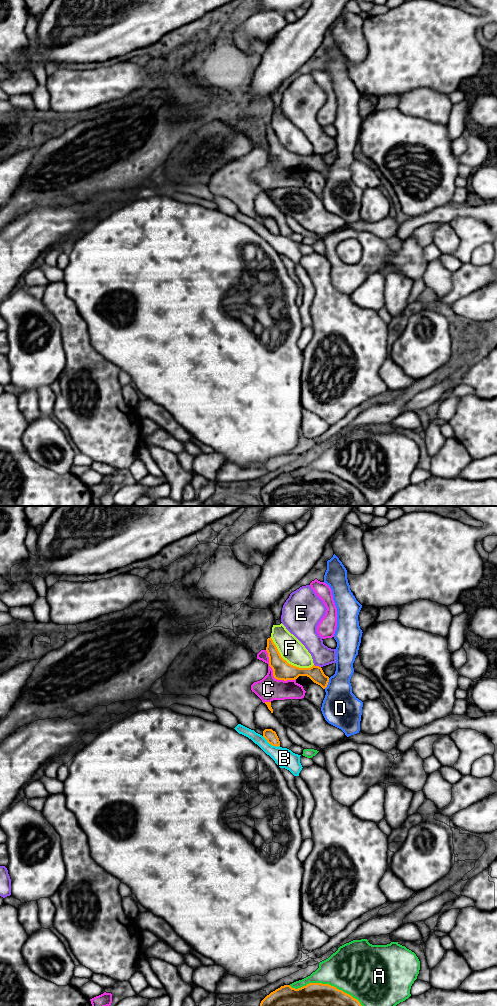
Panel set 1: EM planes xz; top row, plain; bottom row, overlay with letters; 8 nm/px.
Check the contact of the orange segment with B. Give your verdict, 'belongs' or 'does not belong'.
does not belong

